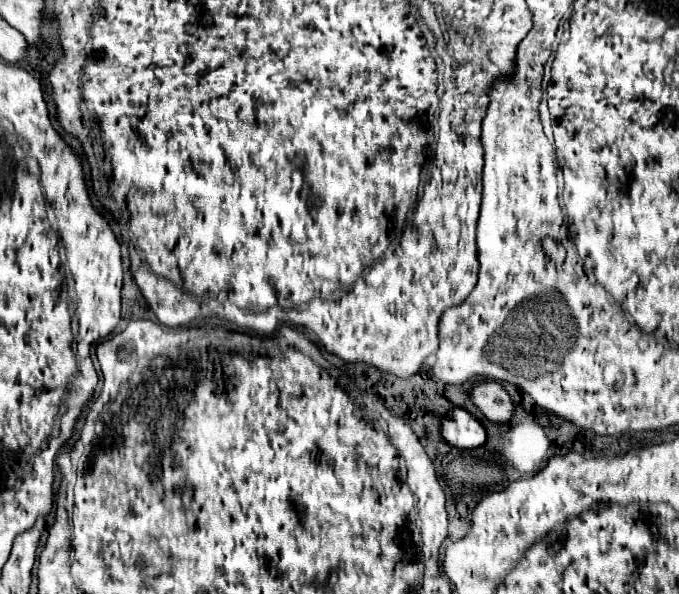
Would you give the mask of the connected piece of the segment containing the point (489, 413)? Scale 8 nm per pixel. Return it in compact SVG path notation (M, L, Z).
M479 382L469 390L471 402L483 412L483 416L491 422L507 422L513 418L515 406L505 392L505 388L497 382Z

